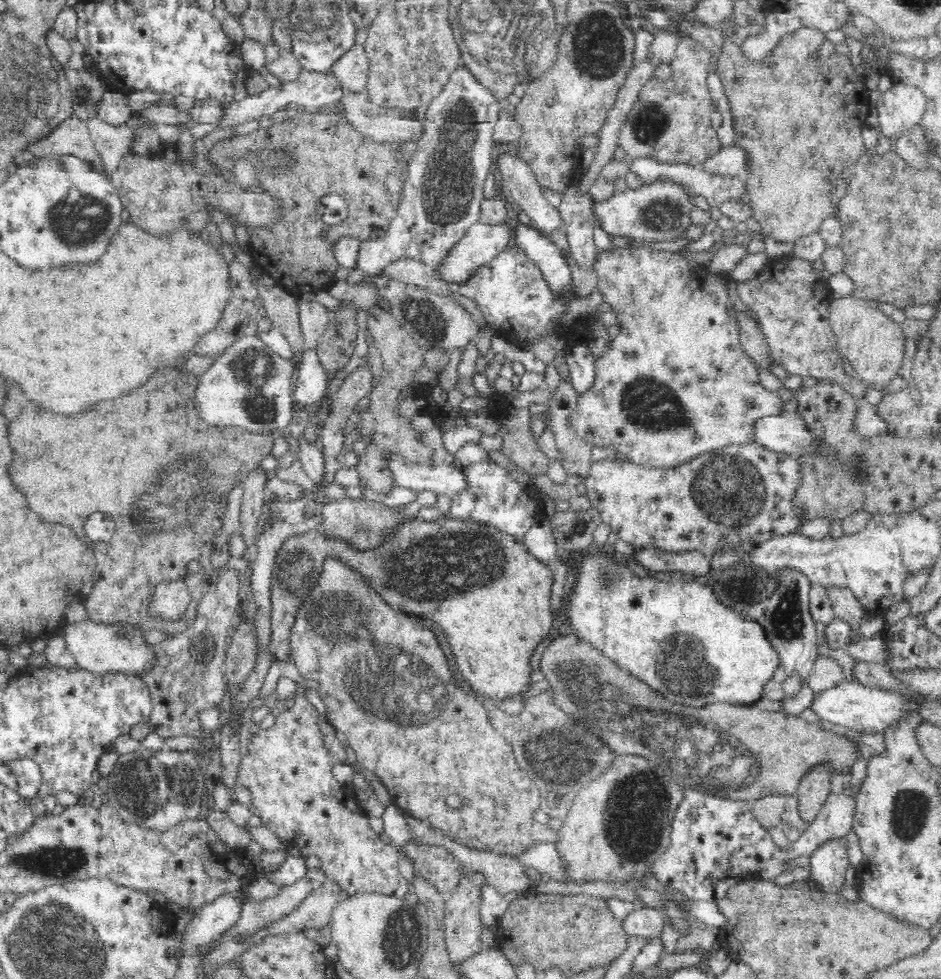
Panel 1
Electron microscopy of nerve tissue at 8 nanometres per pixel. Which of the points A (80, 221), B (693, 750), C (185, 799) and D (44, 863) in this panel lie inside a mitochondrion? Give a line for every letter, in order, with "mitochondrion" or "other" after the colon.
A: mitochondrion
B: mitochondrion
C: mitochondrion
D: mitochondrion

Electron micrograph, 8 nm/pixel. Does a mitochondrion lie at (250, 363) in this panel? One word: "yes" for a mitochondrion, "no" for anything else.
yes

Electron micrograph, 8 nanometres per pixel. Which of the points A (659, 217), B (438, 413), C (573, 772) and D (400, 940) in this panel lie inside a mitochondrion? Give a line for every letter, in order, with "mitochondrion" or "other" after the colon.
A: mitochondrion
B: other
C: mitochondrion
D: mitochondrion

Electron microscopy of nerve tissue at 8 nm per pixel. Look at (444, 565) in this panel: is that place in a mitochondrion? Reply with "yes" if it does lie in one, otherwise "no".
yes

